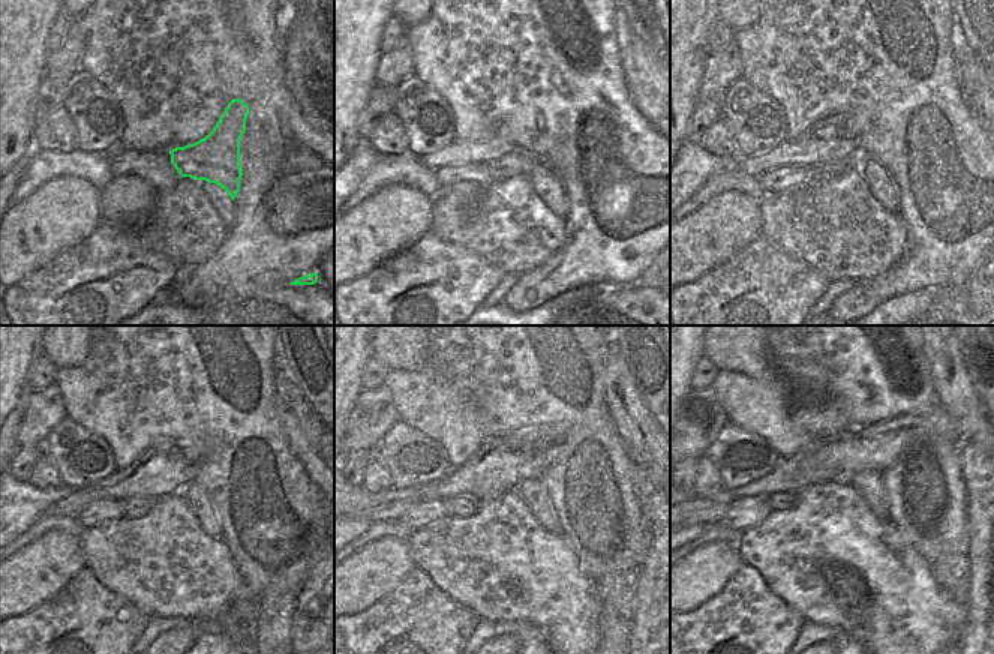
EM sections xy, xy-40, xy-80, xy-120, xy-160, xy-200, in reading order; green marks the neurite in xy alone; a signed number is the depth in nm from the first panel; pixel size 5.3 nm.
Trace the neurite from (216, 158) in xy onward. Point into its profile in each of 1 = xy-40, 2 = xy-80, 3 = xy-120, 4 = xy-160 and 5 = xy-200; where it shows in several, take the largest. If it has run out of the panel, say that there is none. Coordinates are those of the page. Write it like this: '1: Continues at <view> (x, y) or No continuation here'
1: Continues at xy-40 (516, 162)
2: Continues at xy-80 (828, 170)
3: Continues at xy-120 (135, 507)
4: Continues at xy-160 (464, 506)
5: Continues at xy-200 (781, 500).

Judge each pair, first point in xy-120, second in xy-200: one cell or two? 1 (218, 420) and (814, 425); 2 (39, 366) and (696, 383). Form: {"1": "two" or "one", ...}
{"1": "two", "2": "one"}

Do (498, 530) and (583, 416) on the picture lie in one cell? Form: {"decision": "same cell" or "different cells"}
{"decision": "different cells"}

